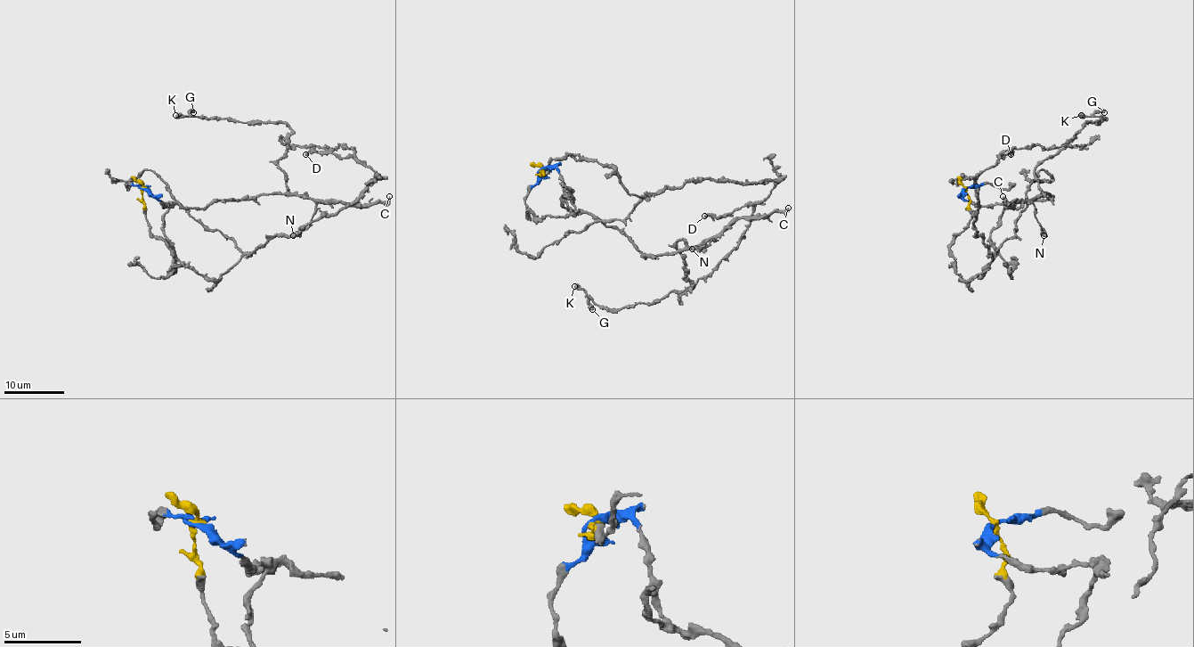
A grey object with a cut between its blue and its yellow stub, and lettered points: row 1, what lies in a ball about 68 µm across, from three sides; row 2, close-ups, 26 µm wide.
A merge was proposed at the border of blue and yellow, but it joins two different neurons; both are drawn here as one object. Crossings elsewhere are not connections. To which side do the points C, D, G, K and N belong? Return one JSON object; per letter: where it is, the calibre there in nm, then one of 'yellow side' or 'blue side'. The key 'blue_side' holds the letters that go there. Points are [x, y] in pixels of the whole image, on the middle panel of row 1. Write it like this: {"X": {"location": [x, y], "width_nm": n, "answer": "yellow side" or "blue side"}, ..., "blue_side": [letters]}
{"C": {"location": [788, 208], "width_nm": 320, "answer": "blue side"}, "D": {"location": [704, 216], "width_nm": 320, "answer": "yellow side"}, "G": {"location": [592, 309], "width_nm": 550, "answer": "blue side"}, "K": {"location": [574, 286], "width_nm": 500, "answer": "blue side"}, "N": {"location": [692, 249], "width_nm": 500, "answer": "blue side"}, "blue_side": ["C", "G", "K", "N"]}

